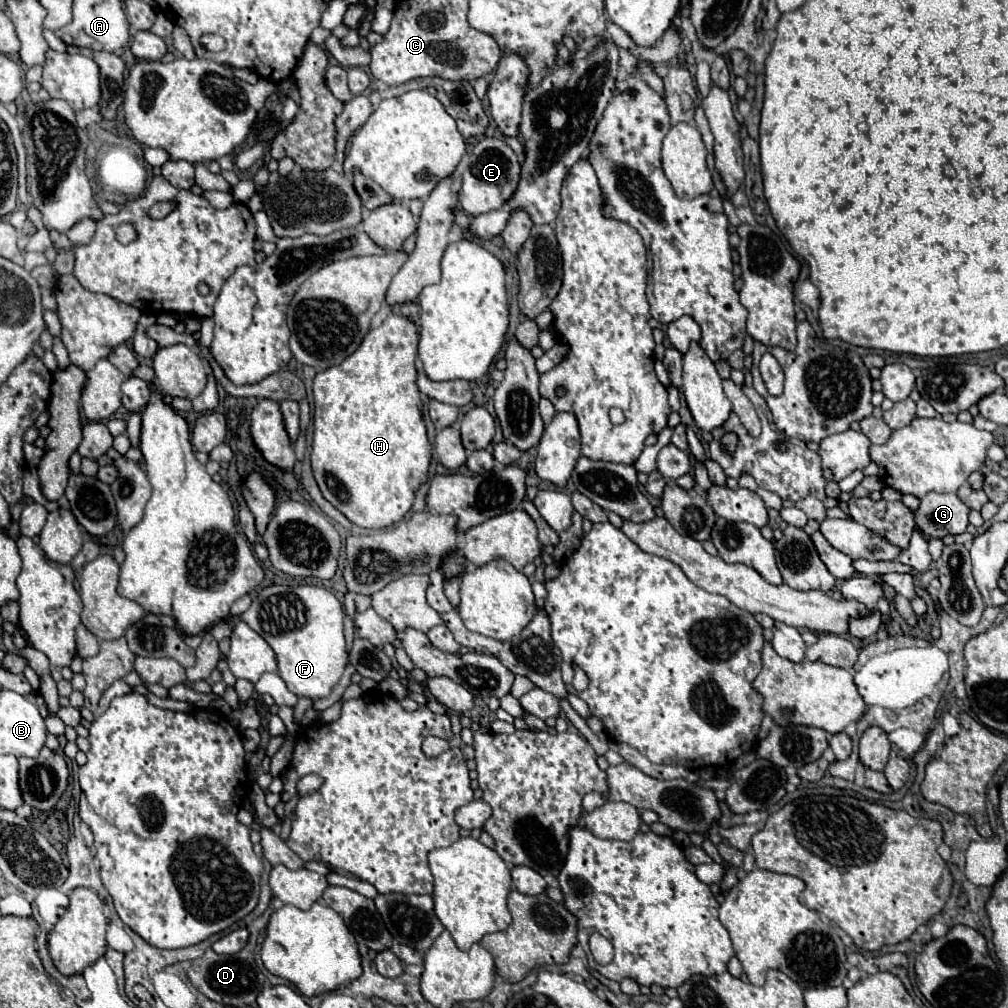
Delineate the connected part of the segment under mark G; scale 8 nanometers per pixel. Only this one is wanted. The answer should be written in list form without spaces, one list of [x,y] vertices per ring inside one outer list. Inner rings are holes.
[[[927,493],[919,499],[919,509],[913,511],[913,521],[929,541],[965,533],[969,513],[971,509],[957,497],[957,493]]]

